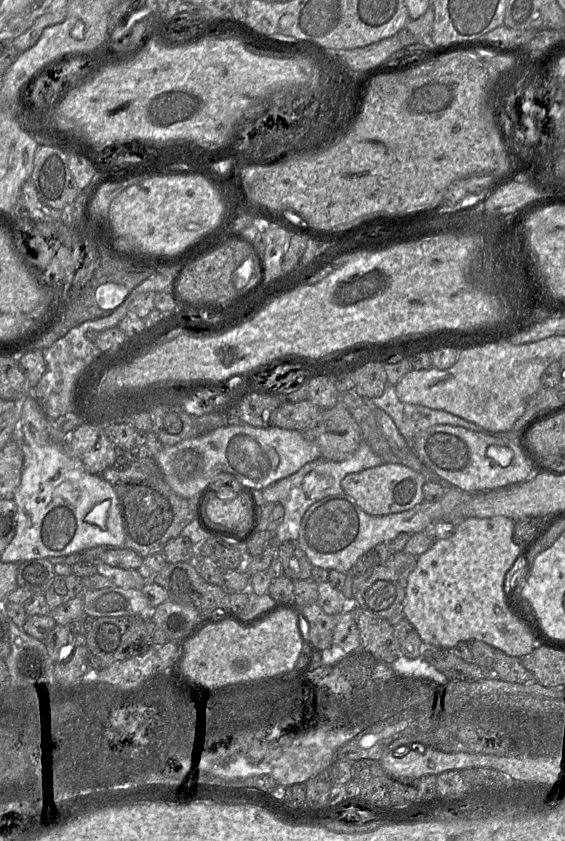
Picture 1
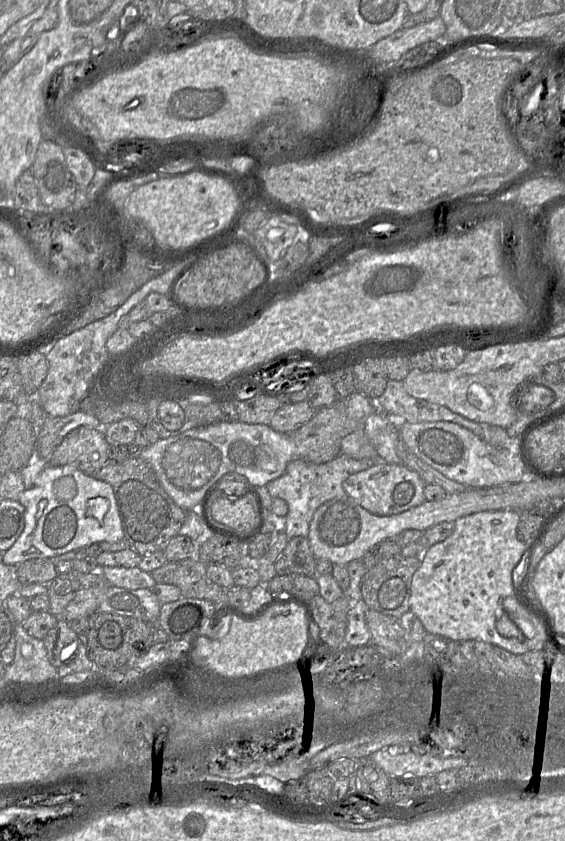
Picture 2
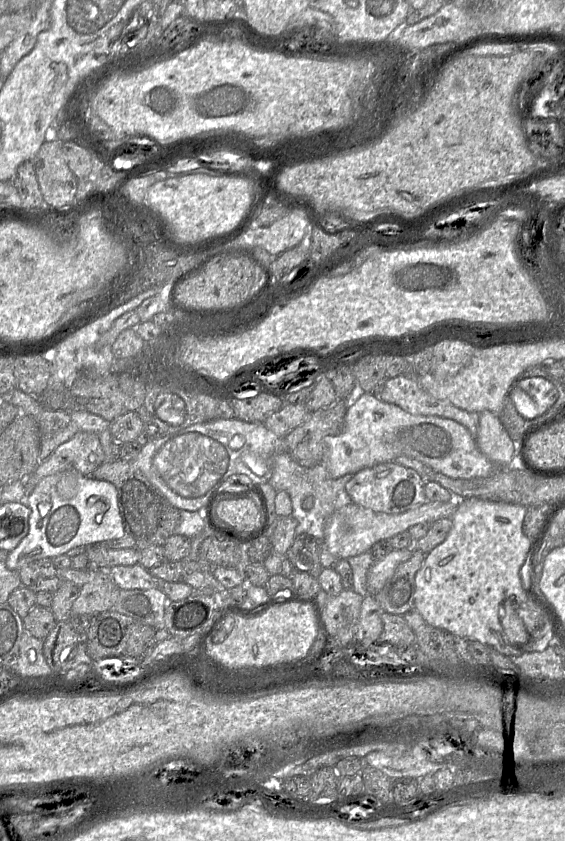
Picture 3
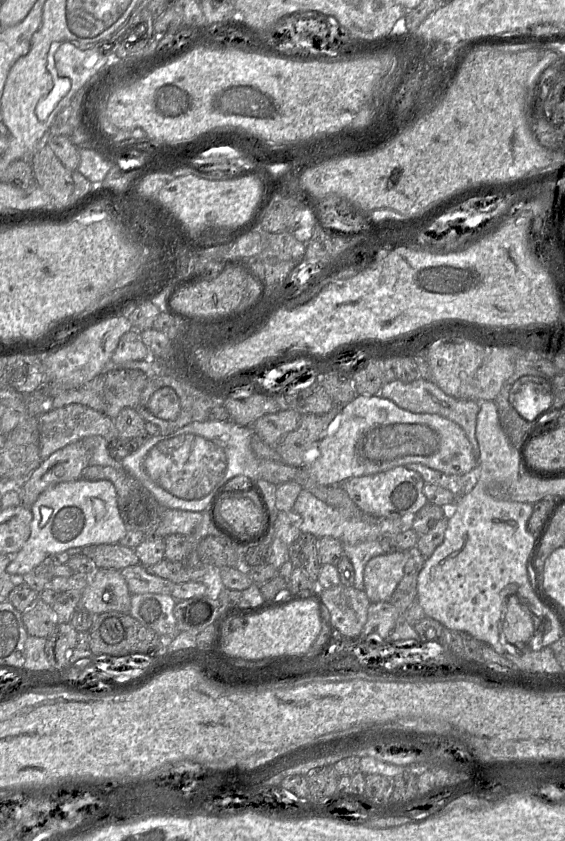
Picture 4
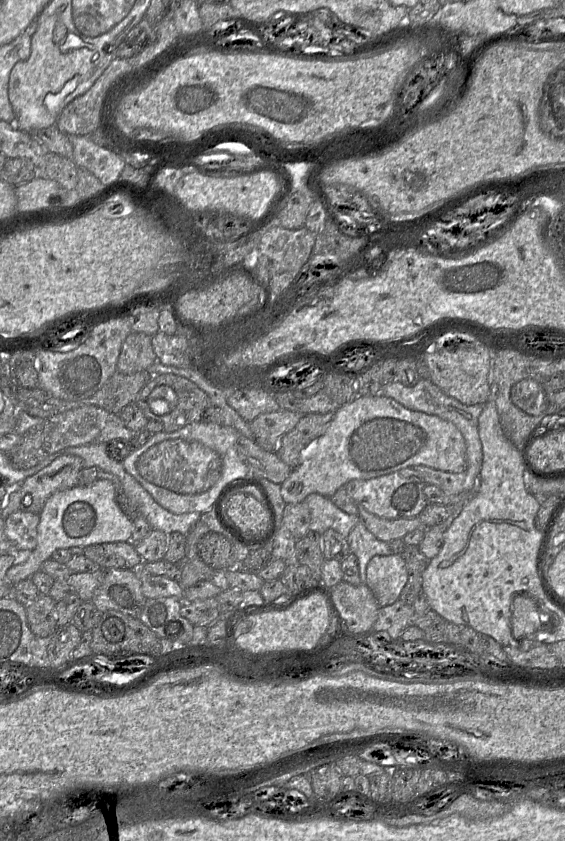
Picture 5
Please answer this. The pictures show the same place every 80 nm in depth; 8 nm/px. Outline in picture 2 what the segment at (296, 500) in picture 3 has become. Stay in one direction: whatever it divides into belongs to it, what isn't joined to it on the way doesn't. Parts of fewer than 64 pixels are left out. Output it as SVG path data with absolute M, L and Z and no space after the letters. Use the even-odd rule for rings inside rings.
M341 453L333 460L322 464L315 464L303 458L292 459L287 464L285 472L266 485L272 498L281 498L288 504L288 513L284 520L276 521L282 524L288 539L296 536L307 537L309 524L316 509L329 500L348 496L342 486L344 480L372 465L374 461L370 459L354 459Z

